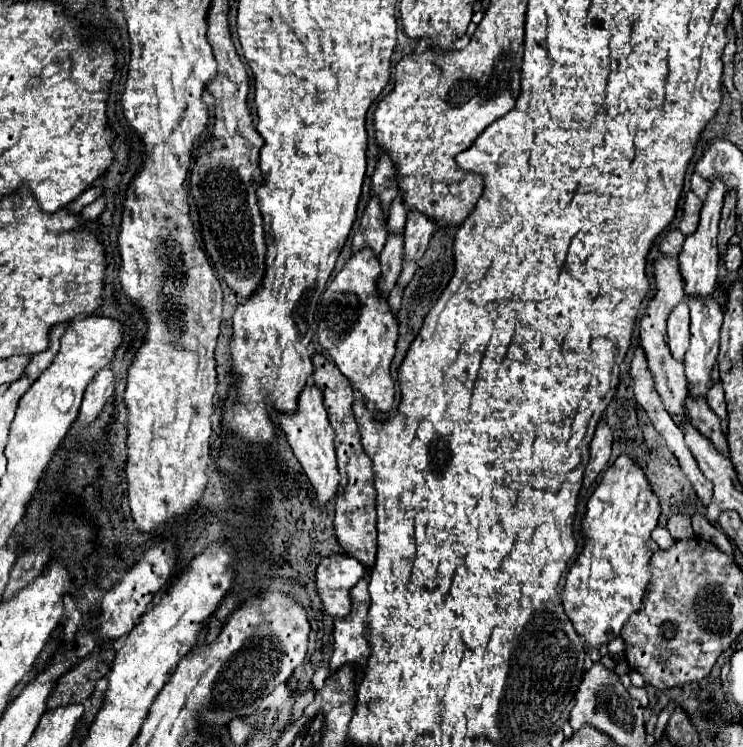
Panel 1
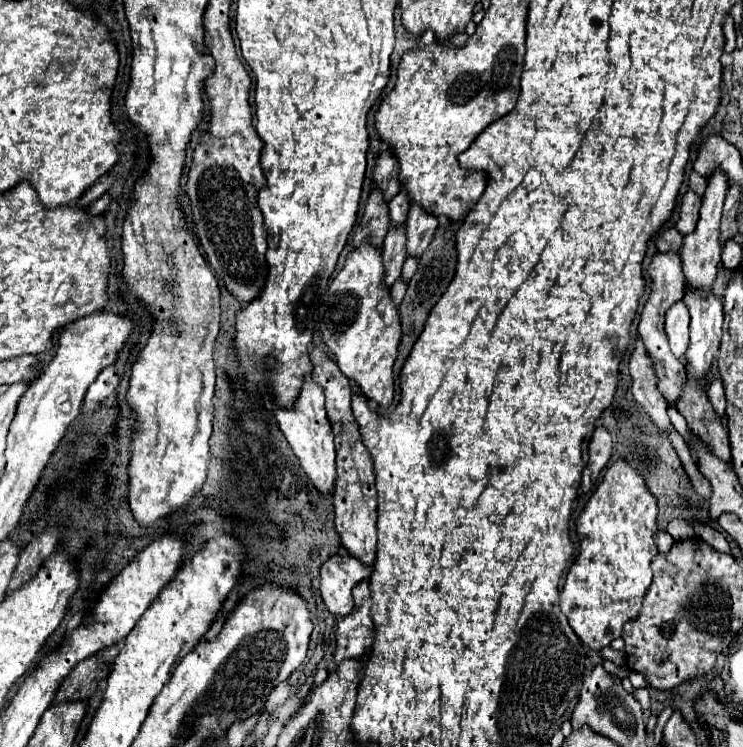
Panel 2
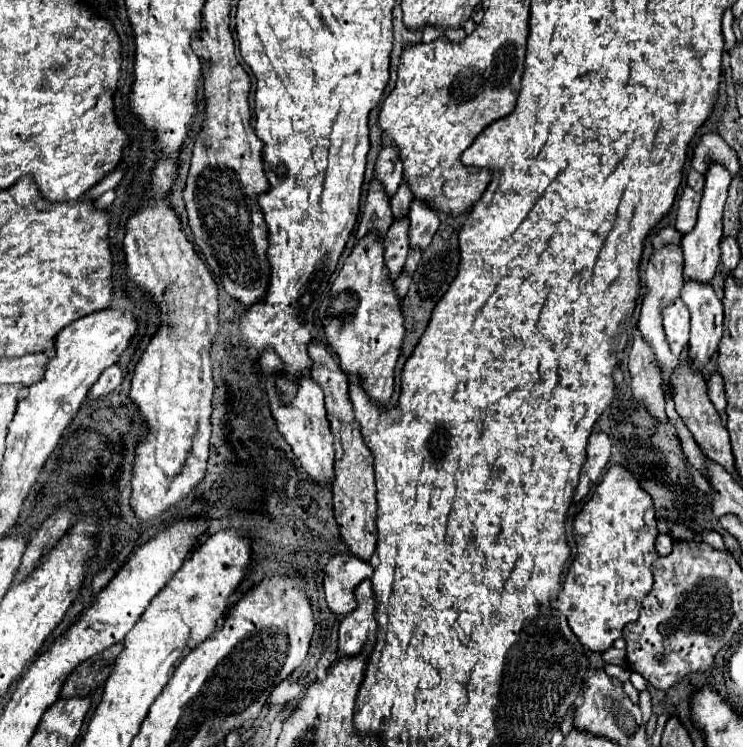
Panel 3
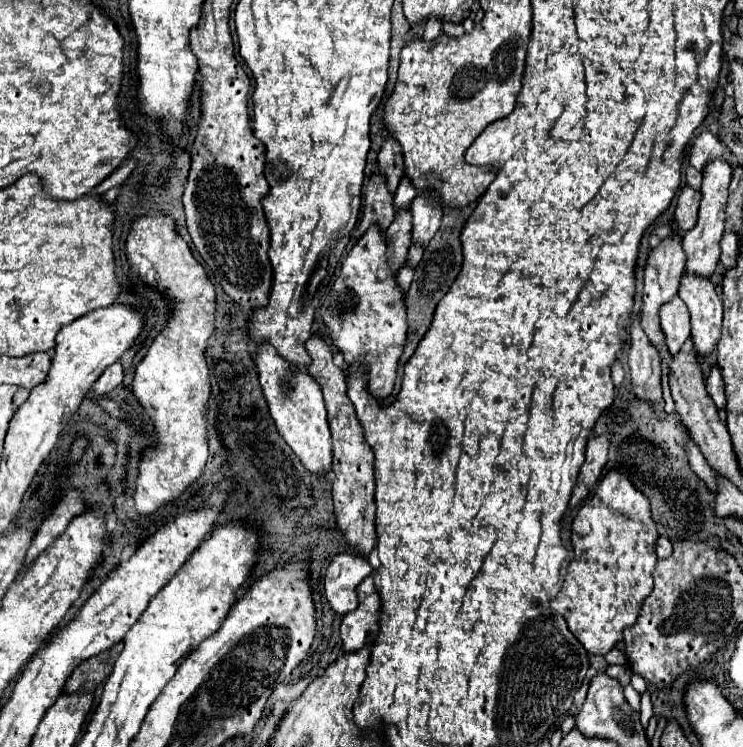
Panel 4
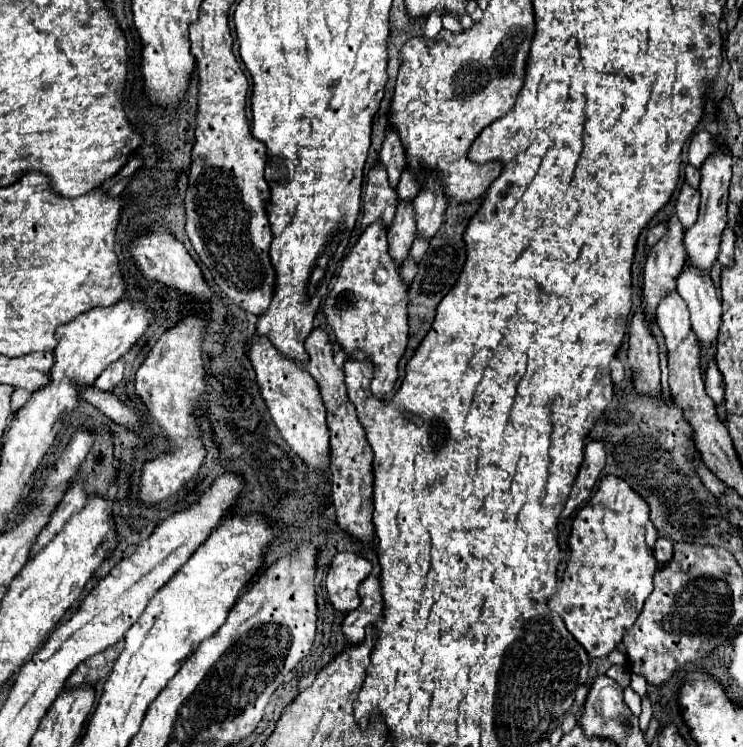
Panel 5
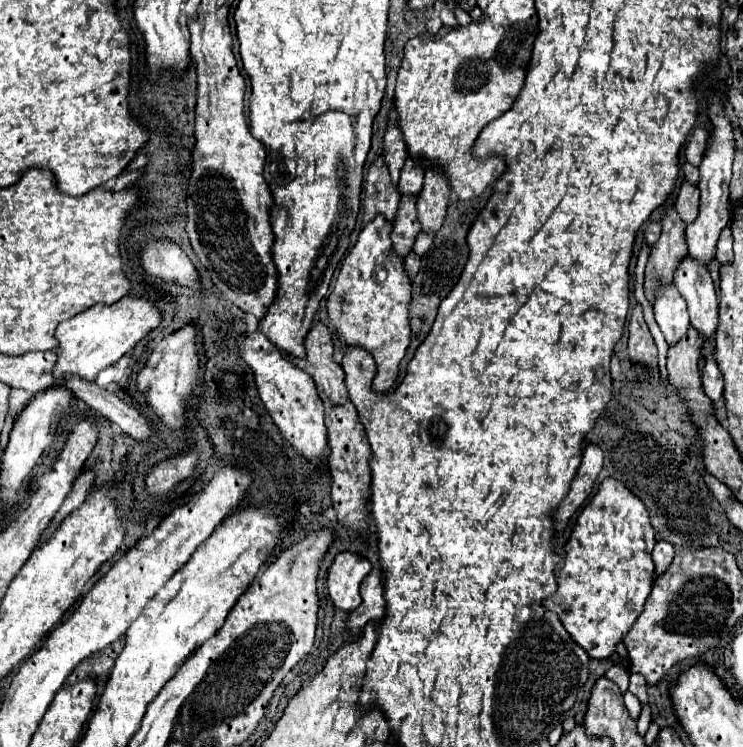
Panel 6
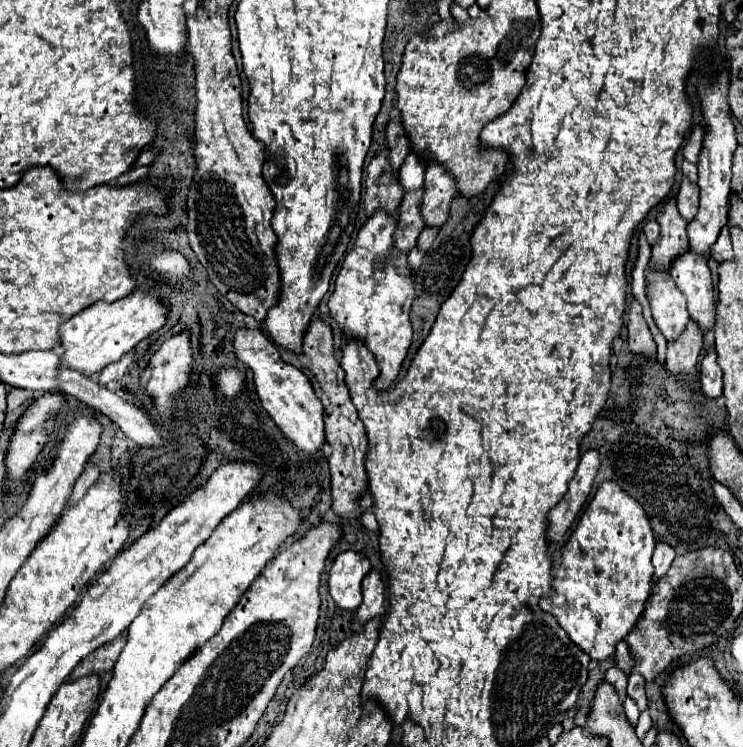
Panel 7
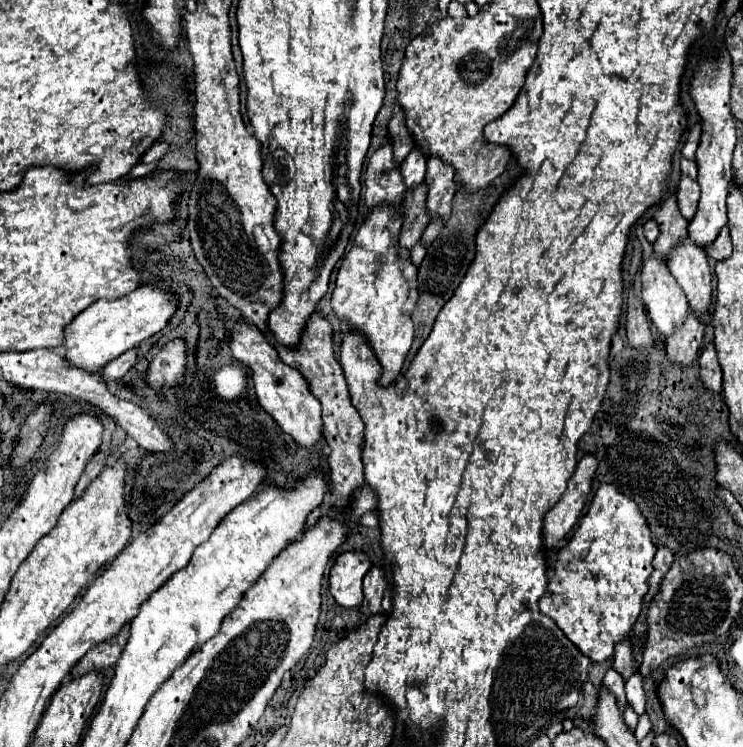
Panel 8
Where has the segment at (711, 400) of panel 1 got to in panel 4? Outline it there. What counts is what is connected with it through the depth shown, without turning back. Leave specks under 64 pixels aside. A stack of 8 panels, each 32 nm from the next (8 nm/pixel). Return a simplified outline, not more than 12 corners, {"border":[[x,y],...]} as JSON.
{"border":[[716,368],[706,378],[708,394],[722,410],[726,406],[724,382]]}

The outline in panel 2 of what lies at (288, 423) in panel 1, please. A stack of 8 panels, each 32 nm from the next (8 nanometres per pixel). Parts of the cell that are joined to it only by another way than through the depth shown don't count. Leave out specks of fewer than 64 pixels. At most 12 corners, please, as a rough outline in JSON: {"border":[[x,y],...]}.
{"border":[[306,378],[280,430],[322,498],[336,488],[322,388]]}

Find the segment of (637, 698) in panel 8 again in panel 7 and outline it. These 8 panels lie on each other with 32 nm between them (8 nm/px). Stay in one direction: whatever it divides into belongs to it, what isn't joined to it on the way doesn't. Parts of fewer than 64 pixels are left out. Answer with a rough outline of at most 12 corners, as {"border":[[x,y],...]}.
{"border":[[642,676],[628,678],[628,694],[640,710],[646,708],[646,690]]}

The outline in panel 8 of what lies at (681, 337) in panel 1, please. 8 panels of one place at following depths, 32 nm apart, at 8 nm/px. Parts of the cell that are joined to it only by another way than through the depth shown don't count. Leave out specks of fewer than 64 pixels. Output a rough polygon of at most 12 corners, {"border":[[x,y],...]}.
{"border":[[654,254],[642,268],[642,296],[652,324],[672,336],[688,300]]}

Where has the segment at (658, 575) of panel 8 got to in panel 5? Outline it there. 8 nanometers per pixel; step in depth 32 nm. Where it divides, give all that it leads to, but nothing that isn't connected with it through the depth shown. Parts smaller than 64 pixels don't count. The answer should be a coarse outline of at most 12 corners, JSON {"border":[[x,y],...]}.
{"border":[[658,538],[654,556],[658,564],[670,560],[672,542]]}

